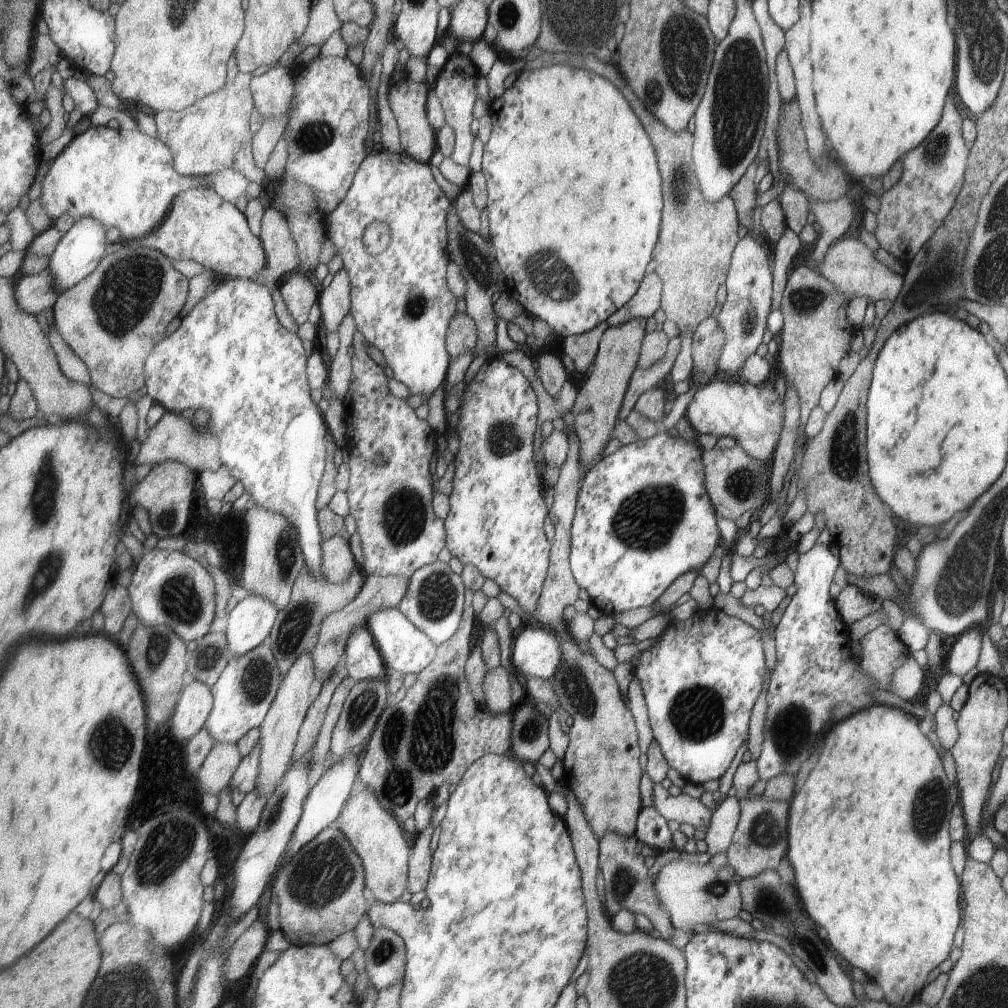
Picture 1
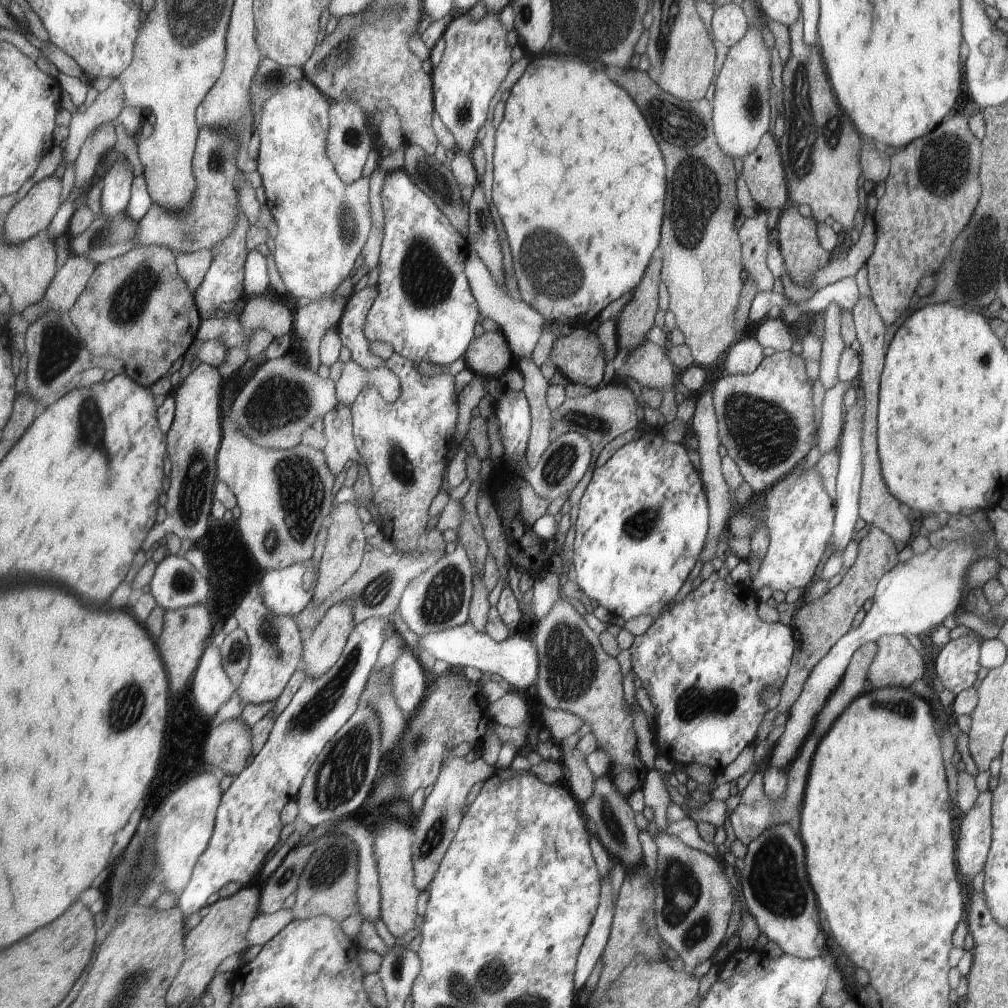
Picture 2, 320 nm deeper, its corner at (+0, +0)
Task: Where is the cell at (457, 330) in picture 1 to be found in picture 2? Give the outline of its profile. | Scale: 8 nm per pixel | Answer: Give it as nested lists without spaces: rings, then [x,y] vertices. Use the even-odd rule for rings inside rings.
[[[500,330],[487,331],[474,339],[465,358],[472,372],[484,377],[499,376],[518,364],[508,340]]]

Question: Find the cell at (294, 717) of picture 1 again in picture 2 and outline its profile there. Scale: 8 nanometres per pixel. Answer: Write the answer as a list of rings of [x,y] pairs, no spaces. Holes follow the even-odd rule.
[[[349,599],[335,603],[327,611],[313,634],[304,641],[303,661],[308,677],[323,676],[337,664],[356,626]]]

